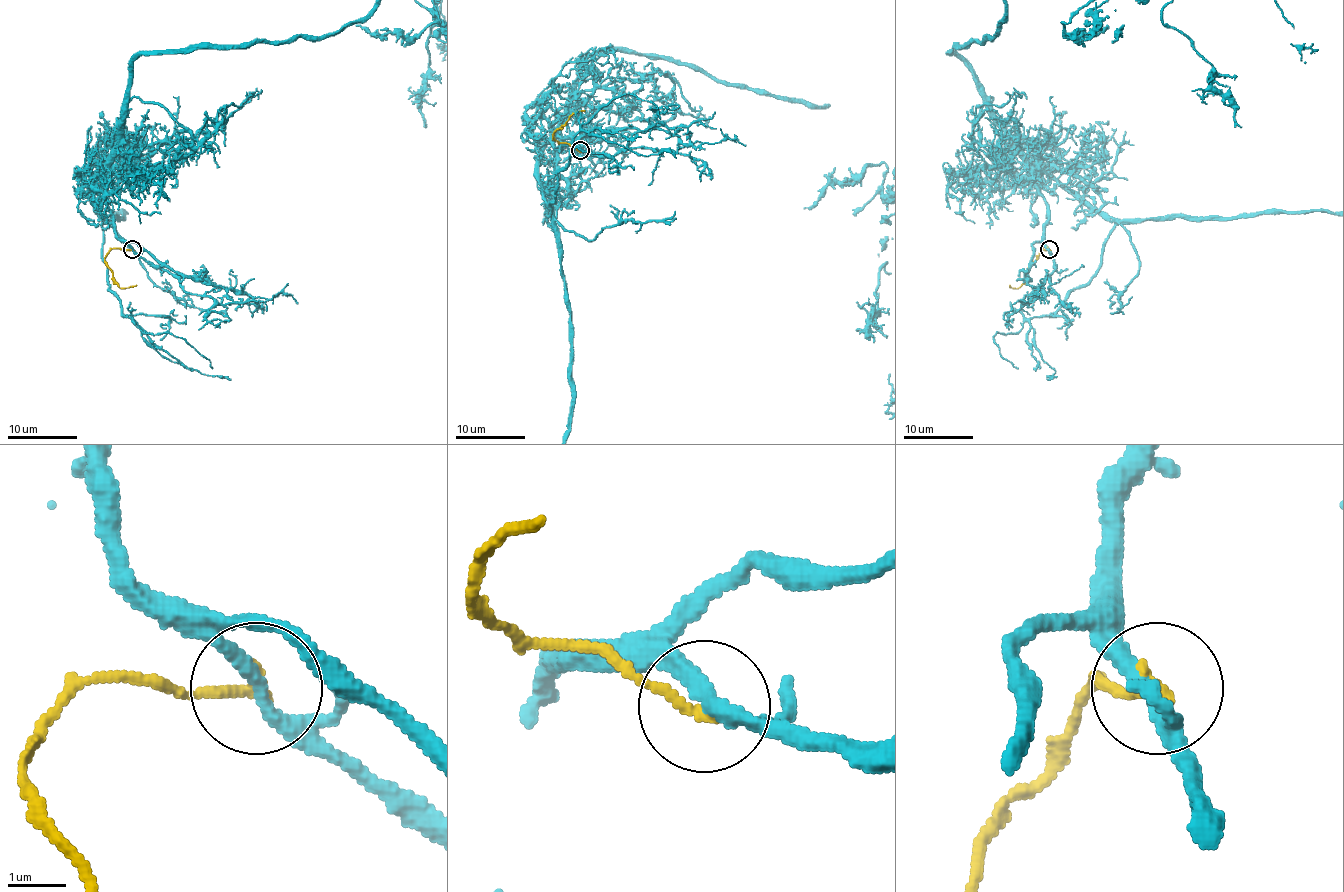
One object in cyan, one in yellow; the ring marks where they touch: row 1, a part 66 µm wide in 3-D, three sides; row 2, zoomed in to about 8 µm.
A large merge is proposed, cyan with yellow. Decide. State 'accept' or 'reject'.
reject

